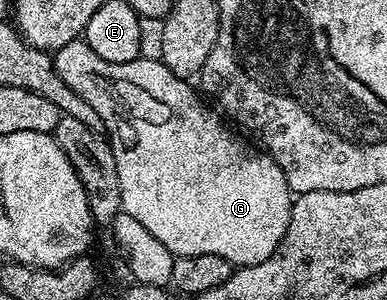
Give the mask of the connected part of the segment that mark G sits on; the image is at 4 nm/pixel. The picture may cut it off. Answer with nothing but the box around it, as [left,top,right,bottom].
[53,38,293,268]

